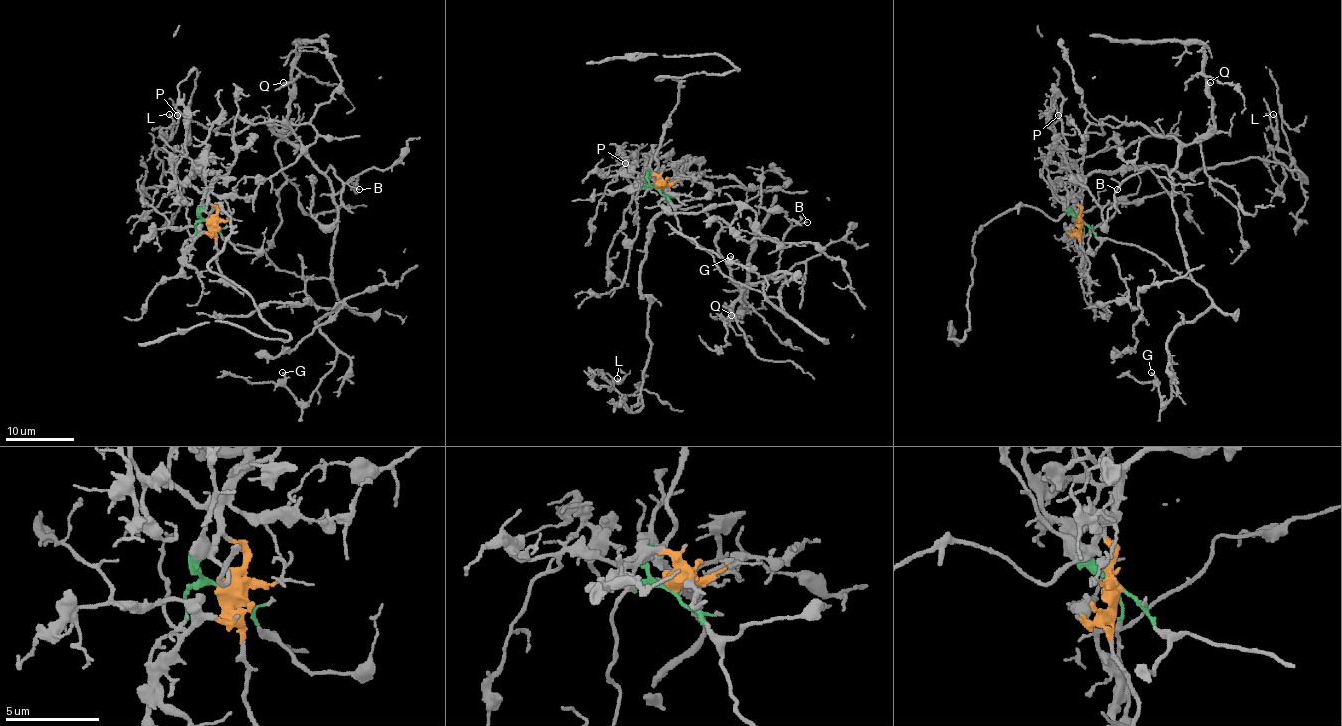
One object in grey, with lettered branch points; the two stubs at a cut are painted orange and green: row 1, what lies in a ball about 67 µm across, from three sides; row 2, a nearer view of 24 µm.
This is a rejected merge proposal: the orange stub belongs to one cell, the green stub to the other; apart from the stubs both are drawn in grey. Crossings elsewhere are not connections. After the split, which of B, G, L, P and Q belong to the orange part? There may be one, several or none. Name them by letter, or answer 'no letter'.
L, P

